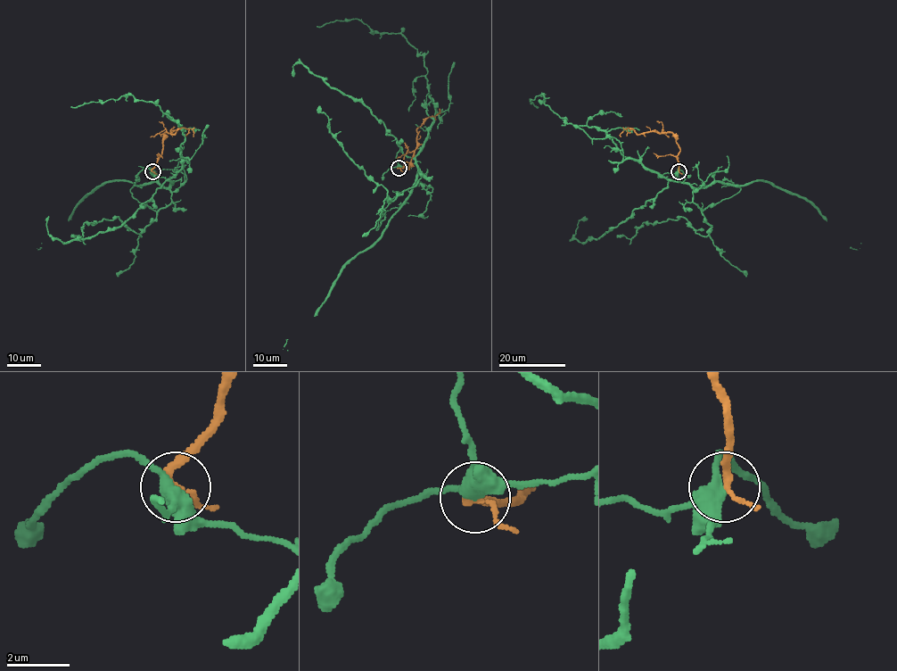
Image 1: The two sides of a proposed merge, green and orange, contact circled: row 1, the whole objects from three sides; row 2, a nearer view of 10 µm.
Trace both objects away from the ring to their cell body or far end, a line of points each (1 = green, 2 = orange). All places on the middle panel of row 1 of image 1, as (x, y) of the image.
1: (398, 168), (414, 162), (433, 121), (426, 112), (423, 57), (399, 33), (380, 33), (357, 19), (316, 26)
2: (398, 168), (407, 166), (408, 169), (415, 148), (417, 128), (439, 110)

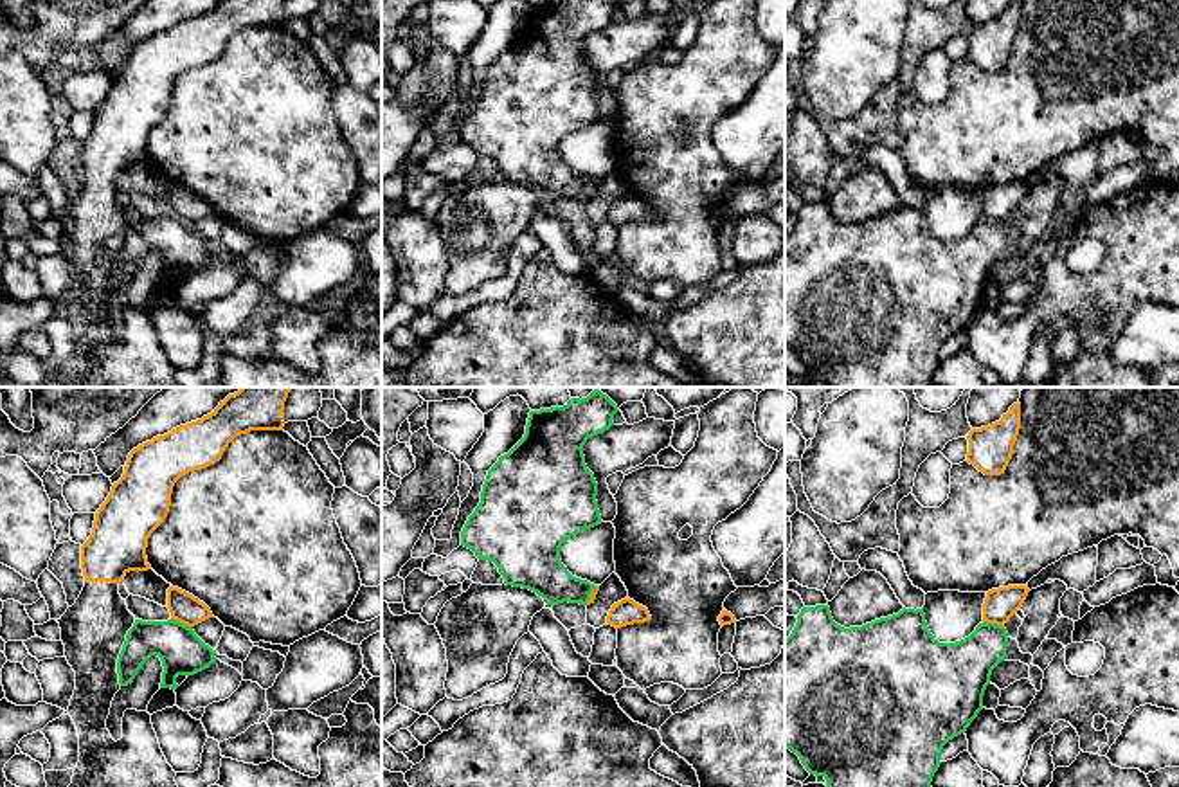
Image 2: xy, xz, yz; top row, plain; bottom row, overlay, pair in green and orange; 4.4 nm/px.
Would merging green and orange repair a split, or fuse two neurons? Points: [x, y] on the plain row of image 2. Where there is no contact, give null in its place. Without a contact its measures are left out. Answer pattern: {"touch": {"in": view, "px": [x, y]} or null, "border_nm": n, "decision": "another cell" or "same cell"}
{"touch": {"in": "xy", "px": [182, 220]}, "border_nm": 110, "decision": "another cell"}

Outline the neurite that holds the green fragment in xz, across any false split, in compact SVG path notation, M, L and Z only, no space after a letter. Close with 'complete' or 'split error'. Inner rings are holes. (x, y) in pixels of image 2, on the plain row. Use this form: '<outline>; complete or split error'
M567 0L531 7L524 34L488 67L481 99L461 128L461 142L472 146L479 157L493 158L506 182L529 185L553 204L563 198L589 200L598 182L572 173L560 157L560 144L567 135L603 119L596 97L598 79L585 61L583 41L608 27L617 7L616 0Z; complete

